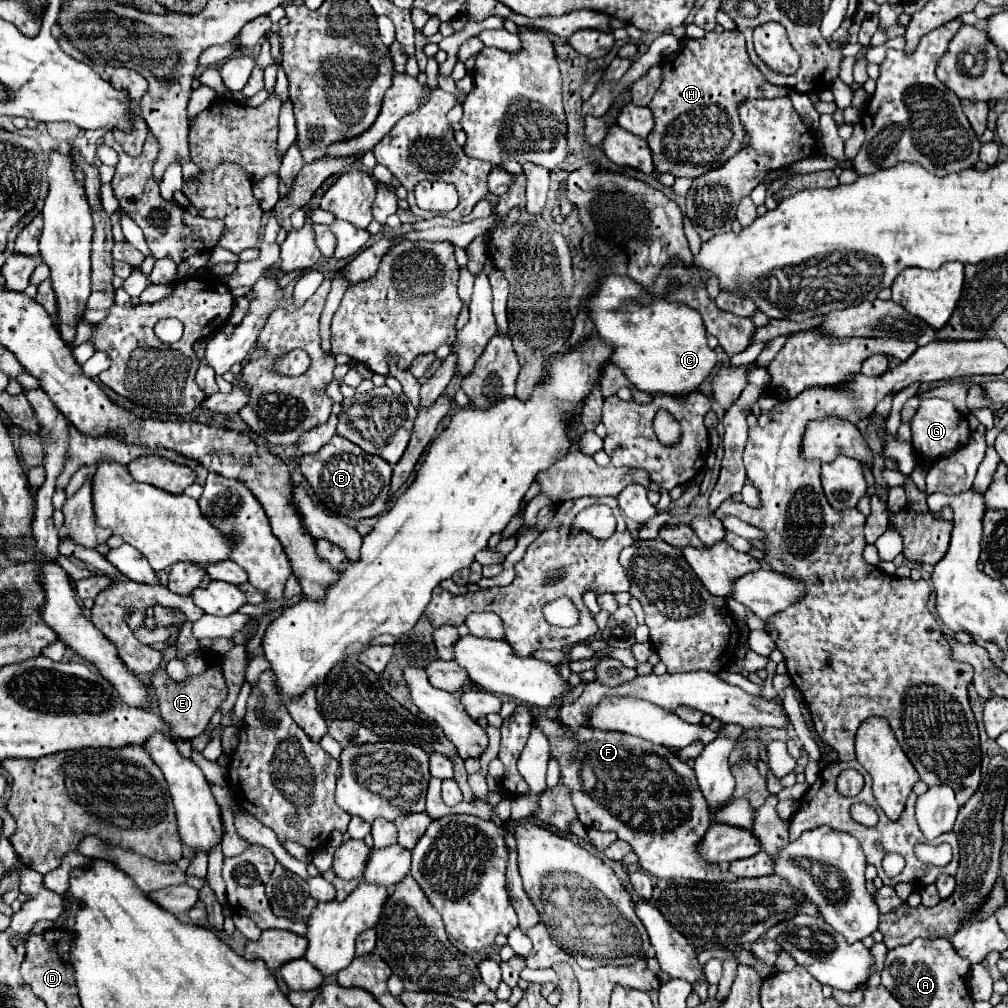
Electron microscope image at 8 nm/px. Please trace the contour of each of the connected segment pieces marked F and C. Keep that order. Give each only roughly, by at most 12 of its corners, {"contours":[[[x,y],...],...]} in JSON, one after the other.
{"contours":[[[535,716],[585,828],[661,880],[739,880],[699,856],[693,768],[621,732]],[[629,276],[589,300],[611,362],[637,390],[687,398],[717,356],[701,316],[639,304]]]}

